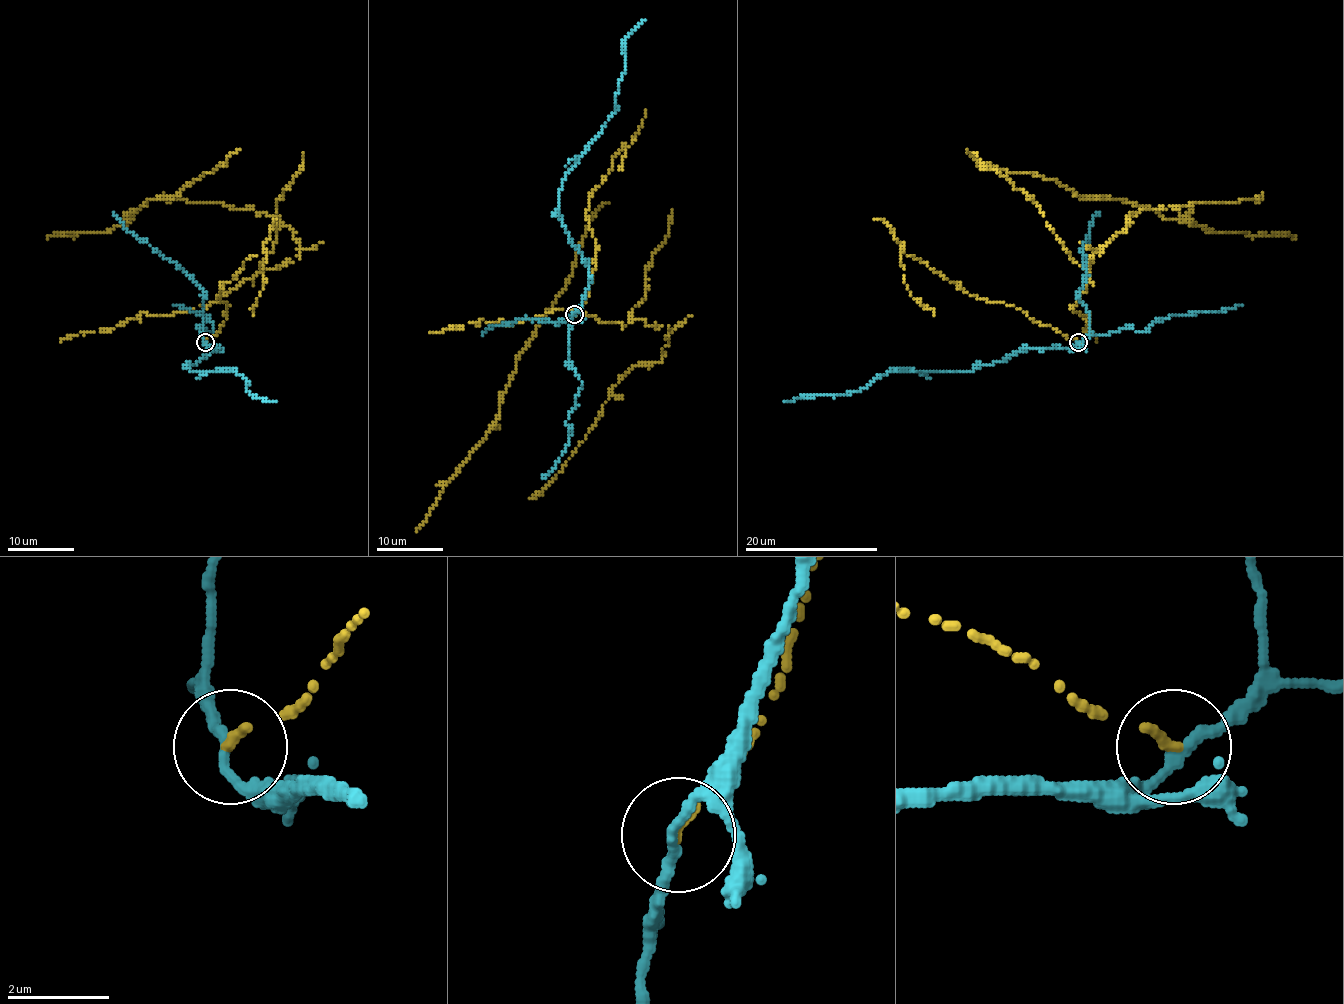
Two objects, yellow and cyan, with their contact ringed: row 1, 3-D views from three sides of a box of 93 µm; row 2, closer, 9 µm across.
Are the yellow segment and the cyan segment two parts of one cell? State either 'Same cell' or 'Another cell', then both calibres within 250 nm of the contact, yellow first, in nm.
Another cell. Thickness 220 nm (yellow) against 220 nm

